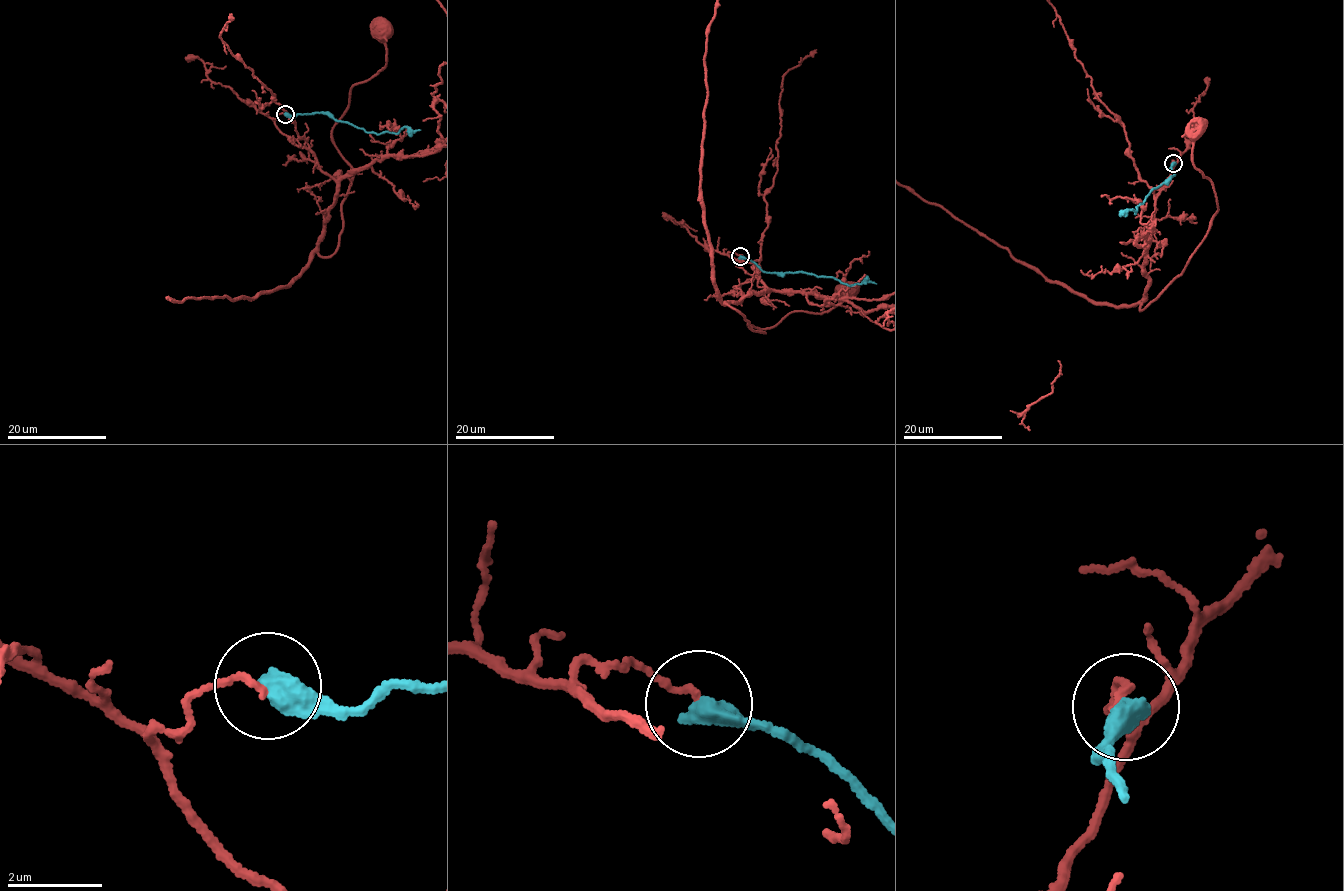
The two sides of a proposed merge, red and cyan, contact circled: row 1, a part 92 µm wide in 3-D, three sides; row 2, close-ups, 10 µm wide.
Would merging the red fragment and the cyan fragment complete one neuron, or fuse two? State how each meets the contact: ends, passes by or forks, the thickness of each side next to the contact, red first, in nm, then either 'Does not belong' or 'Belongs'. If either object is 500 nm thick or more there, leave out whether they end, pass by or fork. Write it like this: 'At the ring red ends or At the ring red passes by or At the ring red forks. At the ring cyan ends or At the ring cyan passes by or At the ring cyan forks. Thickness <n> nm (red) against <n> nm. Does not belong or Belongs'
Thickness 120 nm (red) against 550 nm. Does not belong

